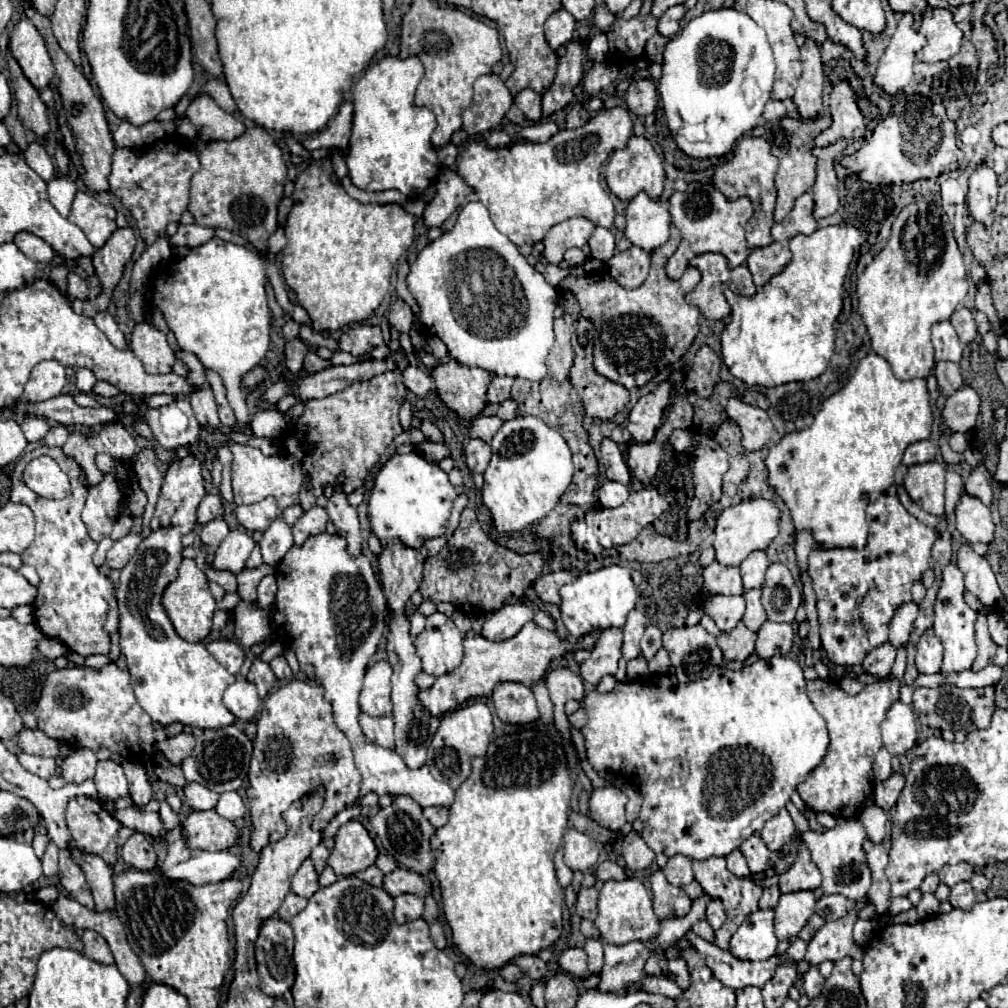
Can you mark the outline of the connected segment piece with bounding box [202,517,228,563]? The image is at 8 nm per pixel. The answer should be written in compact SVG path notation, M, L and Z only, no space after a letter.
M222 517L210 521L208 525L204 525L204 529L202 529L202 543L208 547L208 563L212 563L214 549L220 545L220 541L226 535L228 535L228 525L226 525L226 521Z

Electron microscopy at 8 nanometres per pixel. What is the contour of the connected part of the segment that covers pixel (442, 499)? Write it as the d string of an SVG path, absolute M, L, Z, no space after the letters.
M416 451L408 455L394 455L376 475L370 495L368 515L372 521L372 533L380 541L398 537L408 547L418 549L426 539L444 533L444 521L448 519L456 497L458 493L448 481L448 475L436 463L428 463Z

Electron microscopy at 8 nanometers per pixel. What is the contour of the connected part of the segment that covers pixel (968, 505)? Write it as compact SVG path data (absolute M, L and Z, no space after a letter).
M964 493L956 505L956 529L968 543L990 543L994 539L994 523L988 505Z

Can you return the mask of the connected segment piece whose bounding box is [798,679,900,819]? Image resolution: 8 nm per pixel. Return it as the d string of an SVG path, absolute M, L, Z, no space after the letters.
M814 679L806 683L806 693L816 711L826 719L830 731L830 749L824 763L814 769L814 773L804 783L798 785L798 795L808 809L816 813L832 813L836 819L852 819L860 815L864 801L874 791L872 763L878 749L882 747L880 723L890 705L898 699L898 691L898 679L866 685L858 695L848 695L832 679Z

